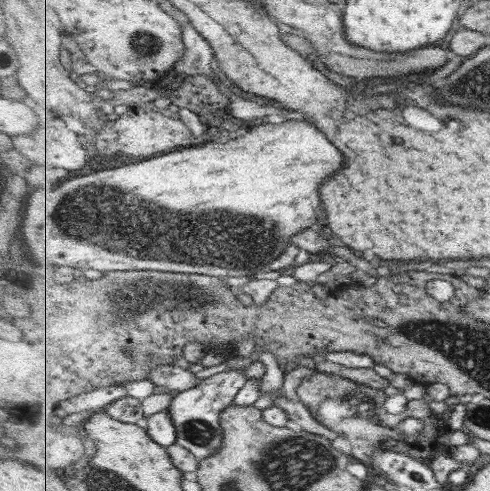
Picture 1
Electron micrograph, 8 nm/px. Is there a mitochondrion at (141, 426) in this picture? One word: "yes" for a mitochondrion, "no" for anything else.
no

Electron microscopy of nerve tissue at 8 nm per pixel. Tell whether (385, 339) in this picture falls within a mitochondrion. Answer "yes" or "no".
no

